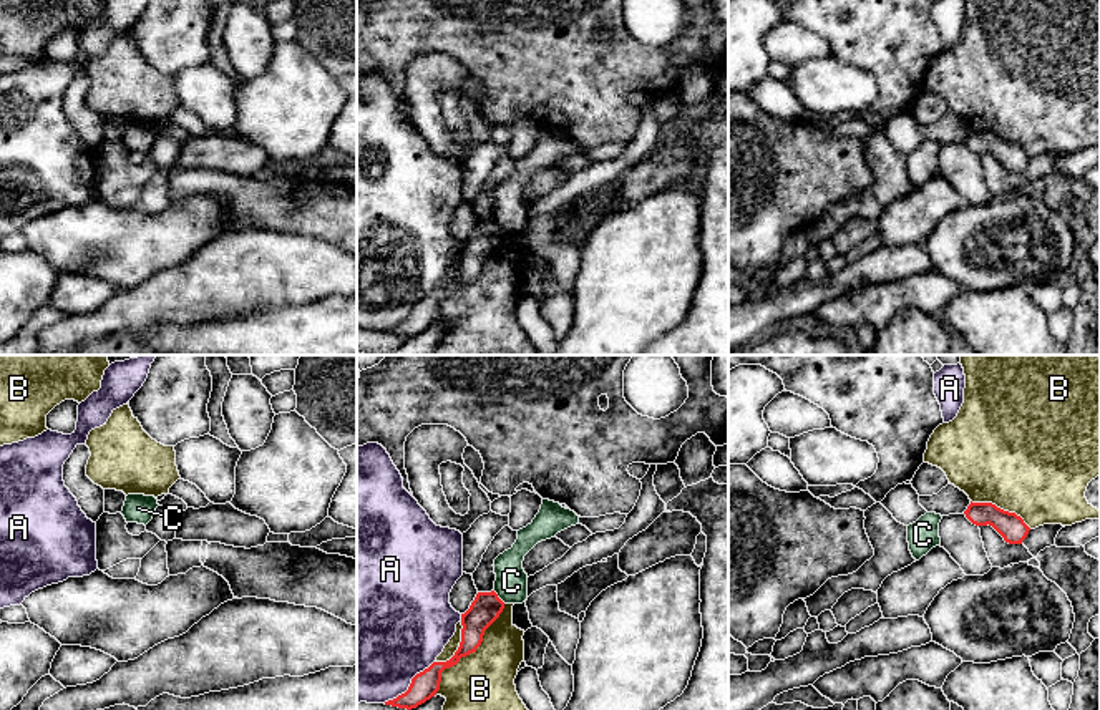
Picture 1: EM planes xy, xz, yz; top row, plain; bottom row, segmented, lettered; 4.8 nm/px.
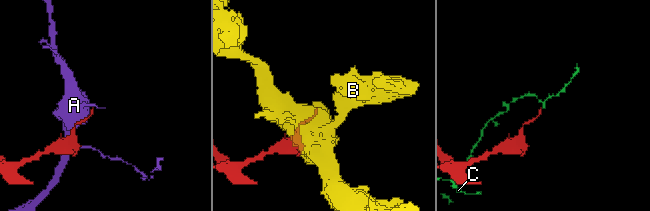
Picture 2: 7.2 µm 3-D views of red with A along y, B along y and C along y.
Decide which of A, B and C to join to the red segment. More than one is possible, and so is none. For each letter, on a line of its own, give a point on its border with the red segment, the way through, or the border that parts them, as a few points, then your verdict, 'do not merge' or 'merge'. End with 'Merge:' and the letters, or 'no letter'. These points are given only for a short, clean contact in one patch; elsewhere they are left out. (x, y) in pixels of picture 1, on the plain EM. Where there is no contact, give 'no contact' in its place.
A: meets red in xz at (410, 312); do not merge
B: meets red in xz at (468, 282); do not merge
C: meets red in xz at (498, 226); border along xz (493, 219), (505, 231); do not merge
Merge: no letter

